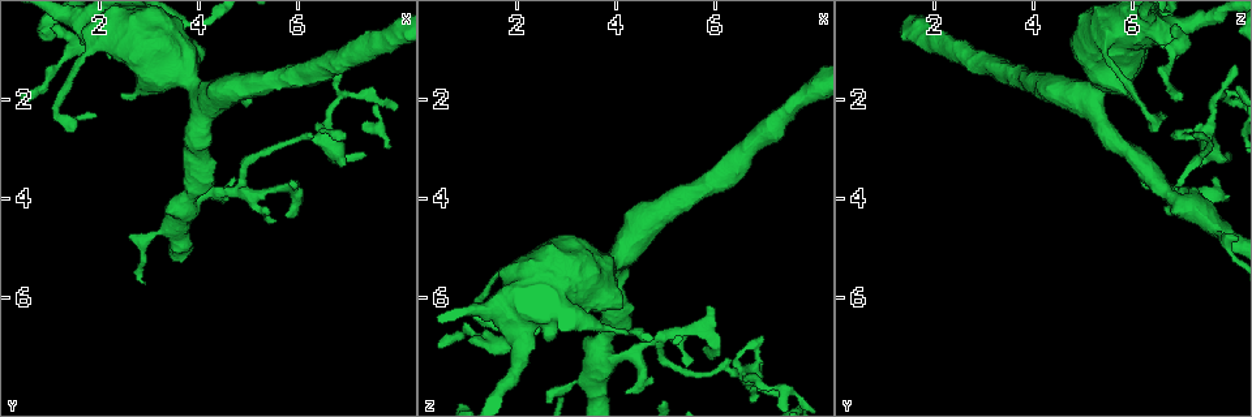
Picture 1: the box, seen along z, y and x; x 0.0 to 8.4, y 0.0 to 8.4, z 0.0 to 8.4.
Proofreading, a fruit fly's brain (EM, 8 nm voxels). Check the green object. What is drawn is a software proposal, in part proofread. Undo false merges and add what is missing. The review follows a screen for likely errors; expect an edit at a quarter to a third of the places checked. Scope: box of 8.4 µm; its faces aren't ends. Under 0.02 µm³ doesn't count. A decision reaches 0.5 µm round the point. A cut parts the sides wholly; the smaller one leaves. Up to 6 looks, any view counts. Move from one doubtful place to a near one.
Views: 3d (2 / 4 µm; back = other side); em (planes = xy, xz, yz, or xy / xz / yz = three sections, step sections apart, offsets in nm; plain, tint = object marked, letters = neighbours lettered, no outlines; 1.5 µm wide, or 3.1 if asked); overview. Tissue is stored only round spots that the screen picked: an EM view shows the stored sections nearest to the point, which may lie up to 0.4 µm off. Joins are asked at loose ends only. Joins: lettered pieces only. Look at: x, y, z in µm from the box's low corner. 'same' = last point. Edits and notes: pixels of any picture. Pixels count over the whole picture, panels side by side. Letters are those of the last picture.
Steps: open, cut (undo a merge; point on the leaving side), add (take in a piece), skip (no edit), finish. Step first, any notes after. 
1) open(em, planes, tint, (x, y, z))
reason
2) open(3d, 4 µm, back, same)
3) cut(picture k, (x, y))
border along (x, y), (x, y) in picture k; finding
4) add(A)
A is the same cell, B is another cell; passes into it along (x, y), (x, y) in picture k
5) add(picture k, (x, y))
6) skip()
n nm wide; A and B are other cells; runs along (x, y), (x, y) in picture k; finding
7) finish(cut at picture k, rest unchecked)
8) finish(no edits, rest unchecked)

open(em, planes, letters, (2.10, 0.55, 6.70))
thick turns thin

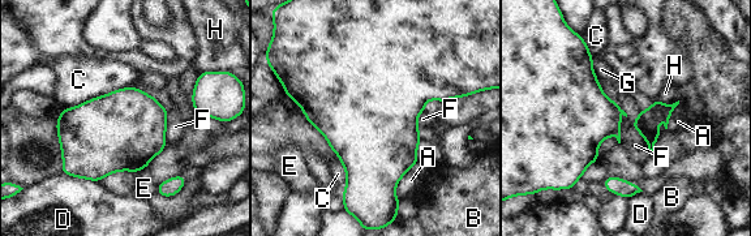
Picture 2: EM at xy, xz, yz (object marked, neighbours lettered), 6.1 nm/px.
skip()
500 nm wide; A, B, C, D, E, F, G and H are other cells; border along (132, 84), (64, 108) in picture 2; continuous, no second neuron

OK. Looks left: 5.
open(3d, 4 µm, (6.55, 2.60, 7.10))
branch stops here

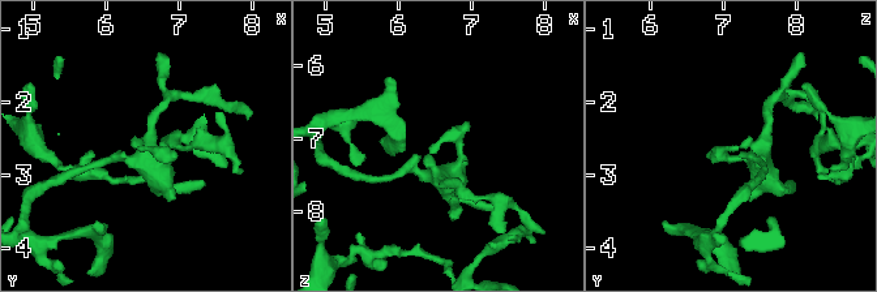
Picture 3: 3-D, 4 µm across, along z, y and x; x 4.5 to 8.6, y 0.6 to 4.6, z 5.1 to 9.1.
open(em, xz, step 4, letters, (6.55, 2.70, 7.05))

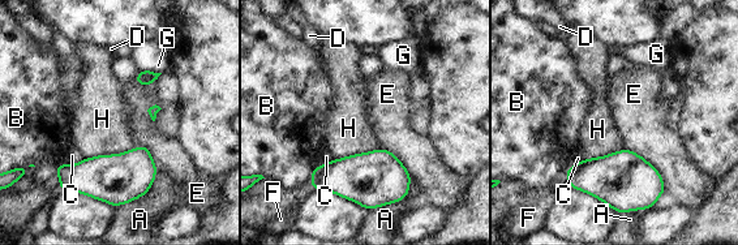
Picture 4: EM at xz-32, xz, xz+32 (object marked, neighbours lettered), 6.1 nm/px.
skip()
A, B, C, D, E, F, G and H are other cells; border along (138, 146), (84, 159) in picture 4; no lettered piece goes on from it

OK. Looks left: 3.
open(em, planes, tint, (1.15, 2.15, 6.15))
sharp bend

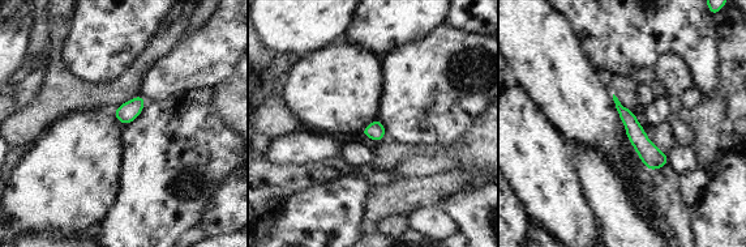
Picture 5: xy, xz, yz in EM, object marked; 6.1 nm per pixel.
open(em, planes, letters, same)
what lies round it

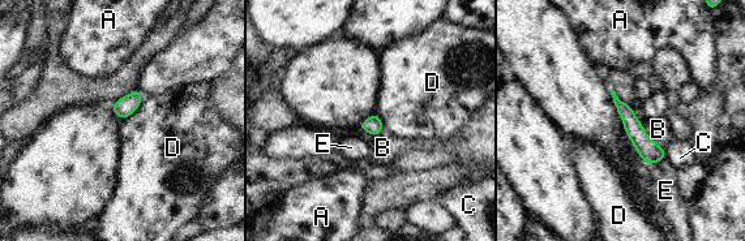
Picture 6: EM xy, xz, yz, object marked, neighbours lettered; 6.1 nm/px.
skip()
A, B, C, D and E are other cells; border along (144, 98), (127, 117), (121, 119) in picture 6; continuous, no second neuron

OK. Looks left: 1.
finish(no edits, rest unchecked)

